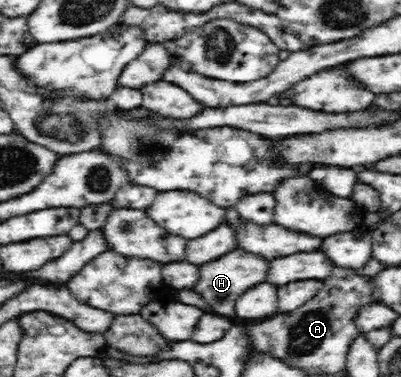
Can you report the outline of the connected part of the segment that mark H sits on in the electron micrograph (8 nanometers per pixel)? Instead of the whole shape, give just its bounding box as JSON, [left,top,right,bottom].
[195,249,267,316]

